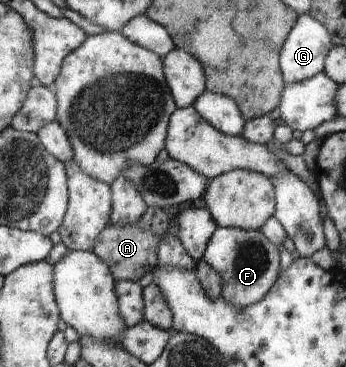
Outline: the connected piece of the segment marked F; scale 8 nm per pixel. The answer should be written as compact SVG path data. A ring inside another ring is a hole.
M236 228L216 229L208 242L203 260L223 279L221 297L229 307L245 308L264 300L279 279L279 247L275 246L260 230Z

